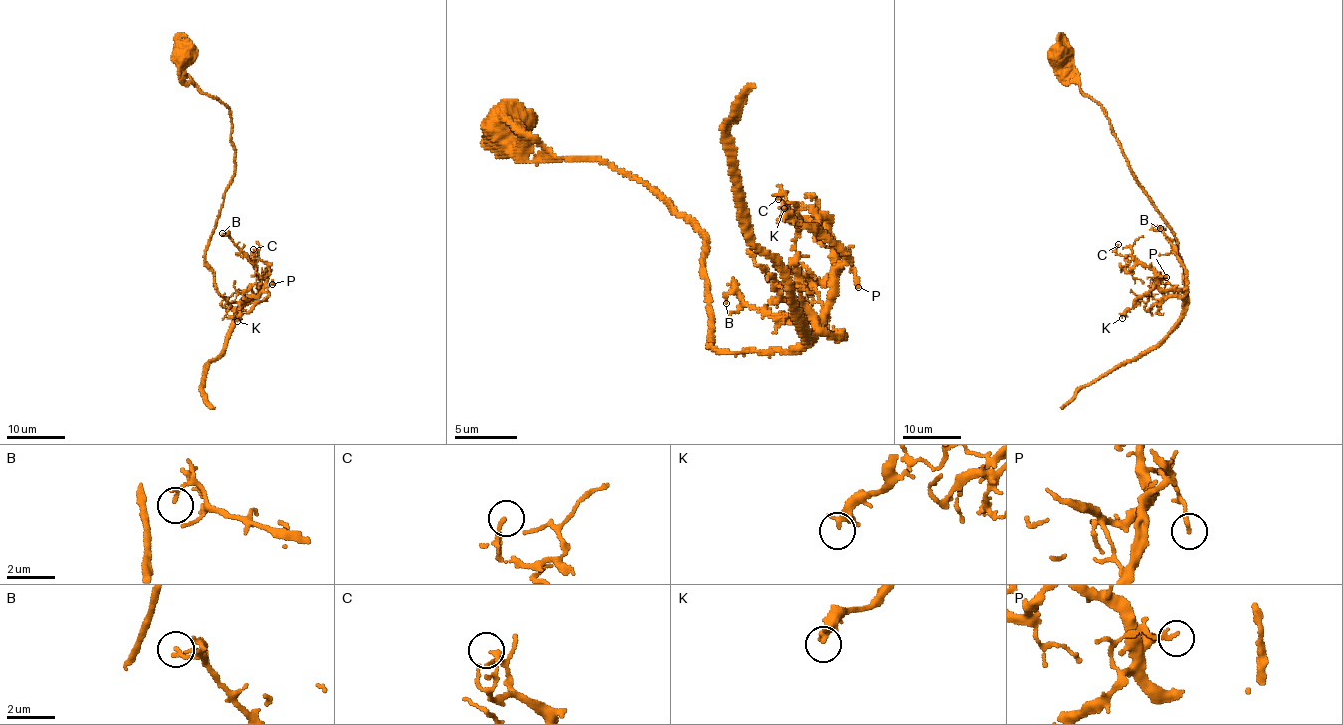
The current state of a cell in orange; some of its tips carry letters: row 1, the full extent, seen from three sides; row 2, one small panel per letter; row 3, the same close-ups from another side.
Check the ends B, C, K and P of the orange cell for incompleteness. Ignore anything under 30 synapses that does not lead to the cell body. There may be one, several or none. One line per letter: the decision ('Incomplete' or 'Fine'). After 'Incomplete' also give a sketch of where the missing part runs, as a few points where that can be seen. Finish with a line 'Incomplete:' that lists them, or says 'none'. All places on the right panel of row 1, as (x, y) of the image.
B: Fine
C: Fine
K: Fine
P: Fine
Incomplete: none

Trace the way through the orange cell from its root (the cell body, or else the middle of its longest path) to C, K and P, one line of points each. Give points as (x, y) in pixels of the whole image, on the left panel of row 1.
C: (184, 57), (183, 73), (232, 121), (234, 176), (205, 261), (233, 307), (269, 272), (253, 249)
K: (184, 57), (183, 73), (232, 121), (234, 176), (206, 250), (213, 286), (233, 307), (268, 294), (237, 321)
P: (184, 57), (183, 73), (224, 103), (232, 121), (234, 176), (206, 250), (213, 286), (236, 307), (272, 284)

